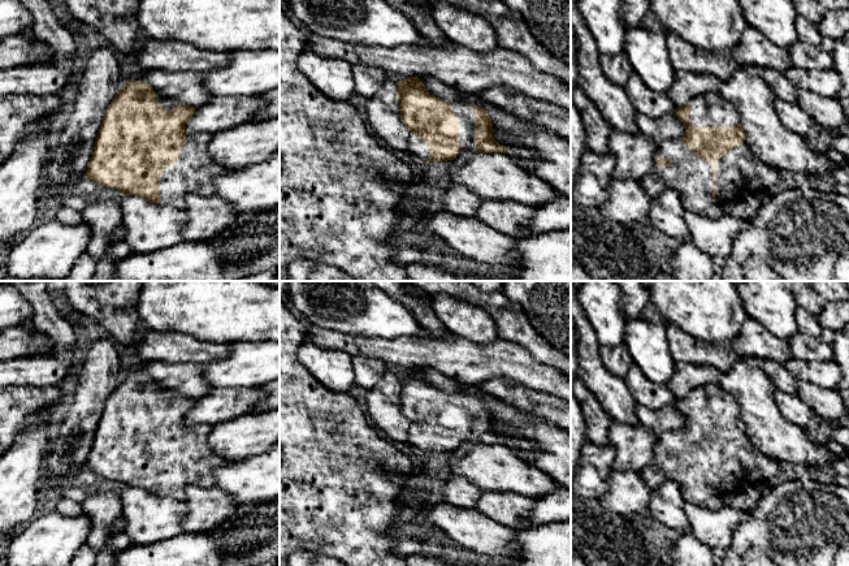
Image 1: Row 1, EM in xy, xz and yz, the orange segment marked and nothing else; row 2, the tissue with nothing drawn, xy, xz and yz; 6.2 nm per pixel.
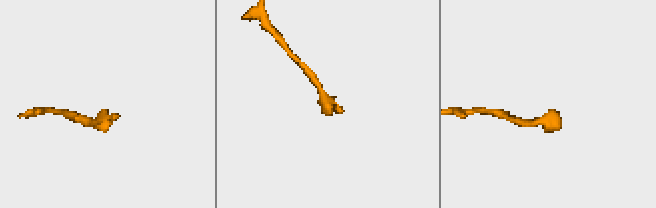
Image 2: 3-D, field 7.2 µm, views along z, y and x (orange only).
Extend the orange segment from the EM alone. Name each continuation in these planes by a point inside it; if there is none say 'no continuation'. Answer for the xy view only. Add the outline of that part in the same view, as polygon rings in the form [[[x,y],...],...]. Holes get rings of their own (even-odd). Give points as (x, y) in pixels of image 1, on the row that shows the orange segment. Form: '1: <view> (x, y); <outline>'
1: xy (194, 172); [[[187,134],[181,157],[174,167],[166,167],[160,177],[160,206],[183,211],[189,194],[216,194],[213,180],[228,169],[211,159],[209,142],[211,134]]]

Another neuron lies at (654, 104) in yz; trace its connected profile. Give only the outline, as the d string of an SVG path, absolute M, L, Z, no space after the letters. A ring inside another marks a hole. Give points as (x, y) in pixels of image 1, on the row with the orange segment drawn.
M634 72L624 87L637 113L659 118L676 109L667 92L650 90Z

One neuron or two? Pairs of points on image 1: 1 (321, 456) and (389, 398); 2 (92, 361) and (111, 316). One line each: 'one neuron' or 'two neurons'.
1: two neurons
2: two neurons

